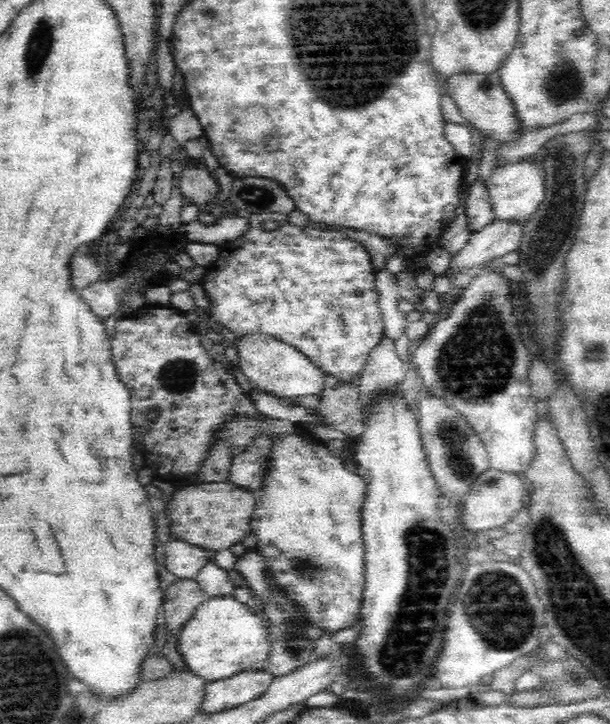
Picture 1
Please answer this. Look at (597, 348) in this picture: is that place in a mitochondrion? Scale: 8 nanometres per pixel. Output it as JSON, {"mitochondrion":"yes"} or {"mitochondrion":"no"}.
{"mitochondrion":"yes"}

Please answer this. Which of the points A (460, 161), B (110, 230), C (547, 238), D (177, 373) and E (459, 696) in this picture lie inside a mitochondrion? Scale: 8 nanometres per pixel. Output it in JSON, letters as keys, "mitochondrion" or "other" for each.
{"A":"other","B":"other","C":"mitochondrion","D":"mitochondrion","E":"other"}

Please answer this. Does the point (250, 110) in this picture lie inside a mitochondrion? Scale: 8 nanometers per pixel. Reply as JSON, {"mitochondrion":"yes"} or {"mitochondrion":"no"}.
{"mitochondrion":"yes"}

